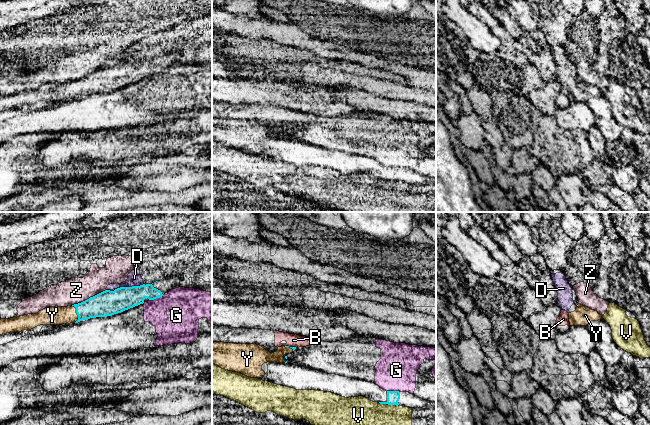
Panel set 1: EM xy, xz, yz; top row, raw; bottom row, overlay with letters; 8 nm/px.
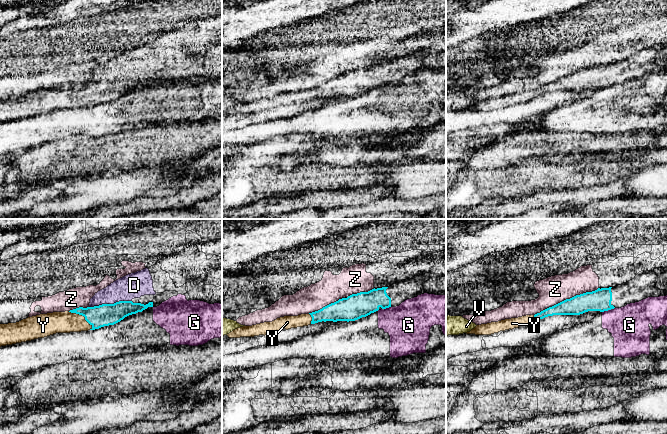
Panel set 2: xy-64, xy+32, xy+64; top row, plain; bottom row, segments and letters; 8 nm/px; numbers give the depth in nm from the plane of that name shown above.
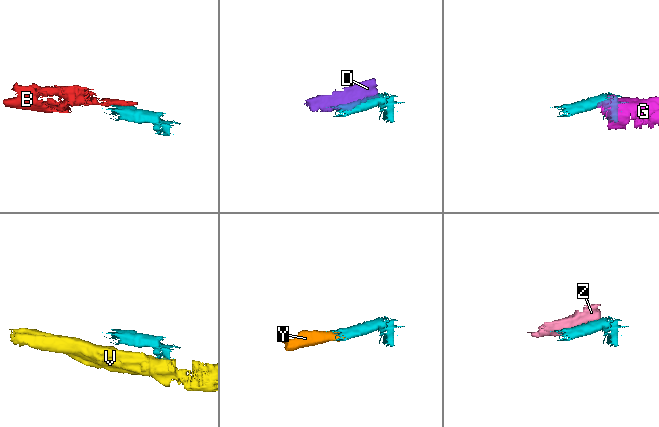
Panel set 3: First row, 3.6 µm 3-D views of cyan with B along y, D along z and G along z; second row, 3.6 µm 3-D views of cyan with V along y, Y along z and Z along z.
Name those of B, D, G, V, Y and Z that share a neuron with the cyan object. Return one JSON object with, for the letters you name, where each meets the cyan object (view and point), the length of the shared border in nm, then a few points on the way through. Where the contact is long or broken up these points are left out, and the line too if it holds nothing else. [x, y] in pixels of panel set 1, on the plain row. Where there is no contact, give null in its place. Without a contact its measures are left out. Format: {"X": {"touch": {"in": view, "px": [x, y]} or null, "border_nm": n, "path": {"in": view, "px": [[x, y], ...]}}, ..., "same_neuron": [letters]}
{"Y": {"touch": {"in": "xy", "px": [76, 88]}, "border_nm": 150, "path": {"in": "xy", "px": [[104, 80], [76, 88], [68, 91], [52, 91]]}}, "same_neuron": ["Y"]}

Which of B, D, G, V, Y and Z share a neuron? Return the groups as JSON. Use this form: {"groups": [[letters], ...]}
{"groups": [["B", "D"], ["G"], ["V"], ["Y"], ["Z"]]}

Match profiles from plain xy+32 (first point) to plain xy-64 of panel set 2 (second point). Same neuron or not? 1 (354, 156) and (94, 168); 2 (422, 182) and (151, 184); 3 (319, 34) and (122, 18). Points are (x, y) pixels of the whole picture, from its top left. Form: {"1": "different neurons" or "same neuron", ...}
{"1": "same neuron", "2": "same neuron", "3": "same neuron"}

